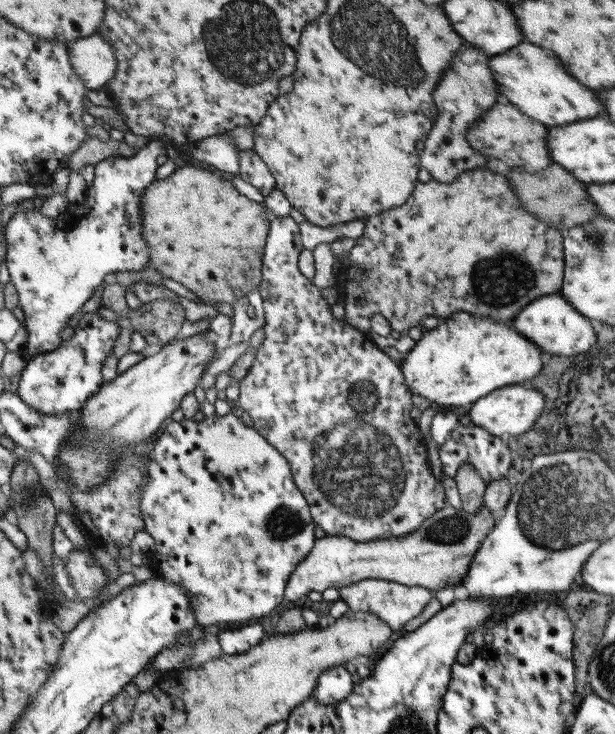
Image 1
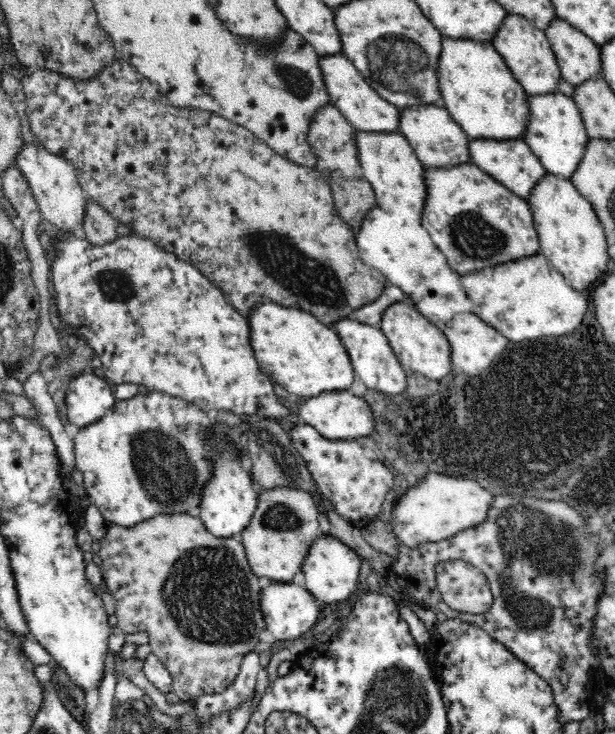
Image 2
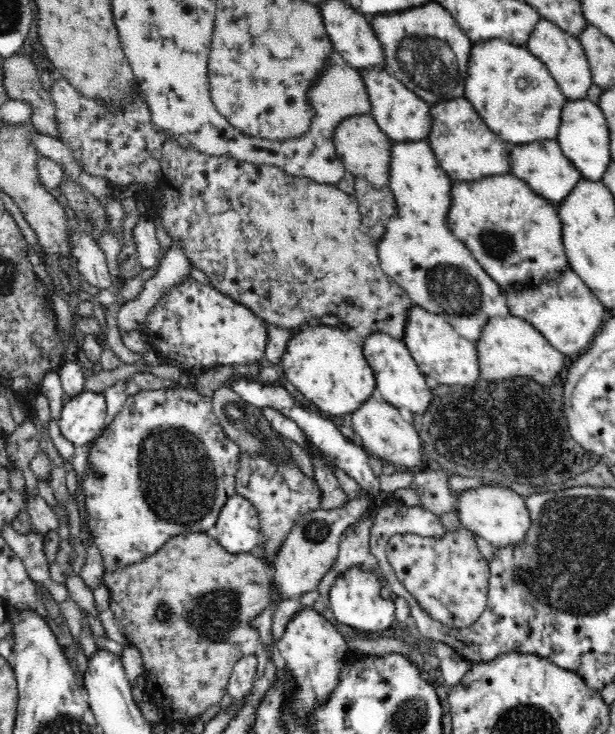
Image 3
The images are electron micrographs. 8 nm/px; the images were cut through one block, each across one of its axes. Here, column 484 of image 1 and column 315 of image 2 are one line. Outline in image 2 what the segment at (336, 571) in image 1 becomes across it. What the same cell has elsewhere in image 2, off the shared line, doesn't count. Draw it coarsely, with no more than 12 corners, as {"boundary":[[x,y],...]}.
{"boundary":[[258,491],[240,533],[256,576],[290,582],[320,535],[310,493]]}

